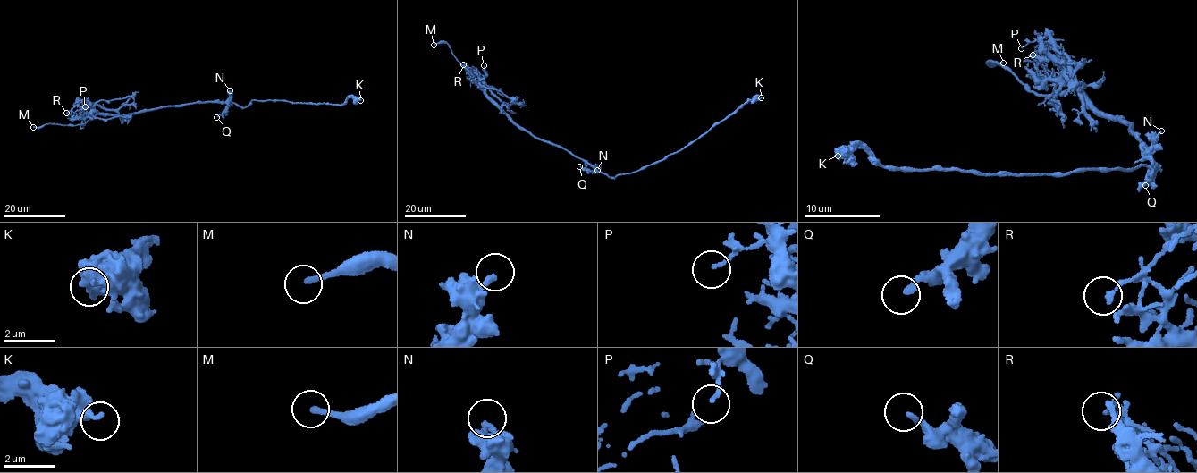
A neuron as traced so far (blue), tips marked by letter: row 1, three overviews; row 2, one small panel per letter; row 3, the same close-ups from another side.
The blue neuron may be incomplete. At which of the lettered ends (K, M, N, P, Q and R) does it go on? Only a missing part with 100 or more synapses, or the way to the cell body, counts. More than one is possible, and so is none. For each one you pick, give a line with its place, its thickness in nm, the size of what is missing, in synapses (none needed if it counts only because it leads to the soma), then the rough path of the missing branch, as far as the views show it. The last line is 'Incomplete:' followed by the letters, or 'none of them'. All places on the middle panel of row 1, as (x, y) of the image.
M: (434, 45) | 220 nm
Incomplete: M

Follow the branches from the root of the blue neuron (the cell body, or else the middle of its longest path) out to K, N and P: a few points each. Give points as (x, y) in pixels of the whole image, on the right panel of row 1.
K: (1147, 154), (1150, 179), (1143, 165), (987, 176), (896, 171), (856, 146), (838, 156)
N: (1147, 154), (1152, 148), (1154, 137), (1161, 130)
P: (1147, 154), (1142, 139), (1133, 134), (1133, 122), (1109, 115), (1081, 98), (1061, 65), (1039, 42), (1021, 48)

